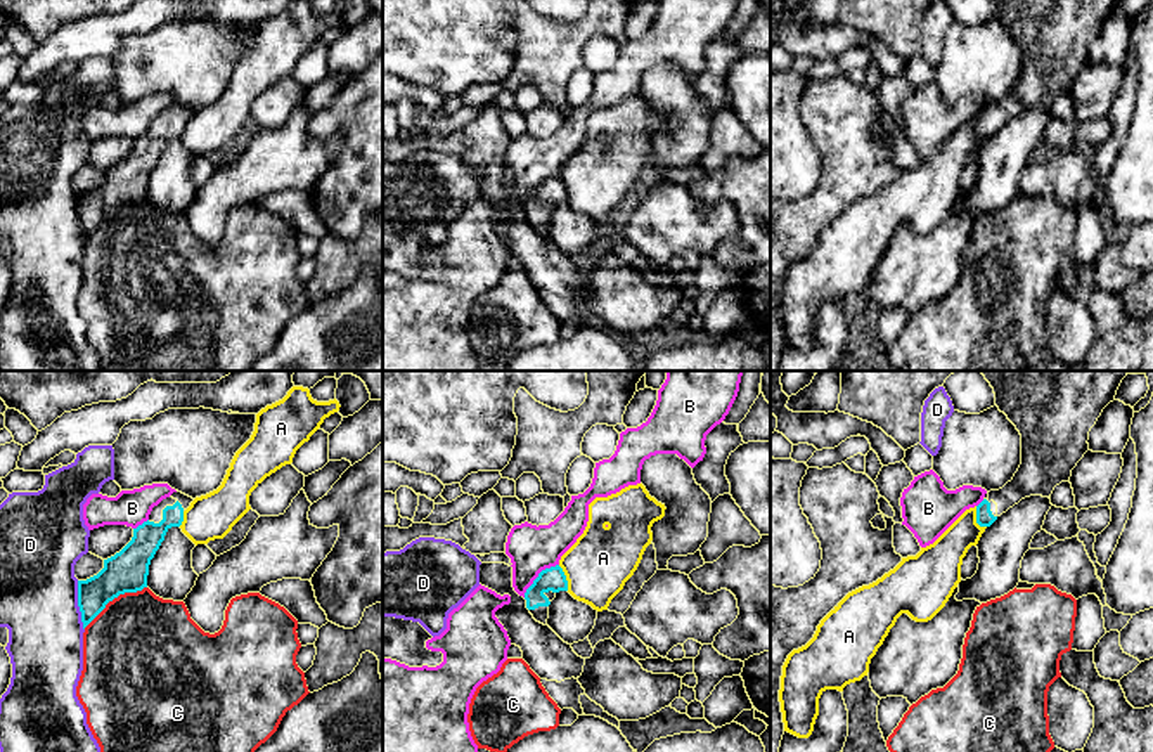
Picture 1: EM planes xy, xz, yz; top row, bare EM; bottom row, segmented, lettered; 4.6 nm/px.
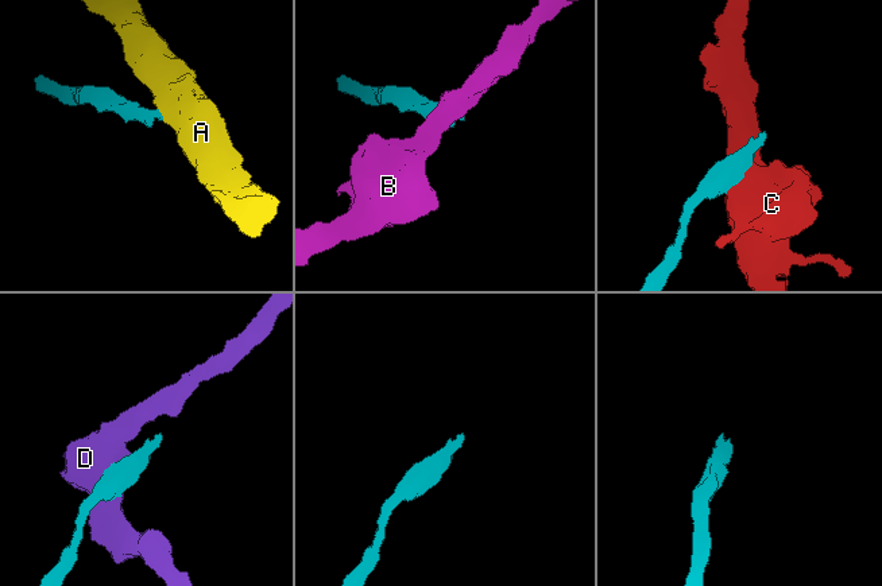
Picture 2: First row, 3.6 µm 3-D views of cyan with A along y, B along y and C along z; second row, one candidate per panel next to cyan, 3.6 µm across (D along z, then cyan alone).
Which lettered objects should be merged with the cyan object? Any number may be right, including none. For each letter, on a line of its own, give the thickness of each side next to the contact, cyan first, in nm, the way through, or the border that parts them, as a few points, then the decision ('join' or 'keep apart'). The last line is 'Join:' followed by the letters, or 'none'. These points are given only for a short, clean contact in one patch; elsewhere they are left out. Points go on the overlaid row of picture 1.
A: calibres 80 and 180 nm; border yz (975, 506), (975, 520), (985, 527); keep apart
B: calibres 110 and 220 nm; border xz (558, 564), (544, 569), (523, 596); keep apart
C: calibres 190 and 460 nm; border xy (146, 586), (120, 593), (83, 628); keep apart
D: calibres 180 and 360 nm; keep apart
Join: none

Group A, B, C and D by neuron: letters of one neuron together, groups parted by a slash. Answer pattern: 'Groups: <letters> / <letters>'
Groups: A / B / C / D

